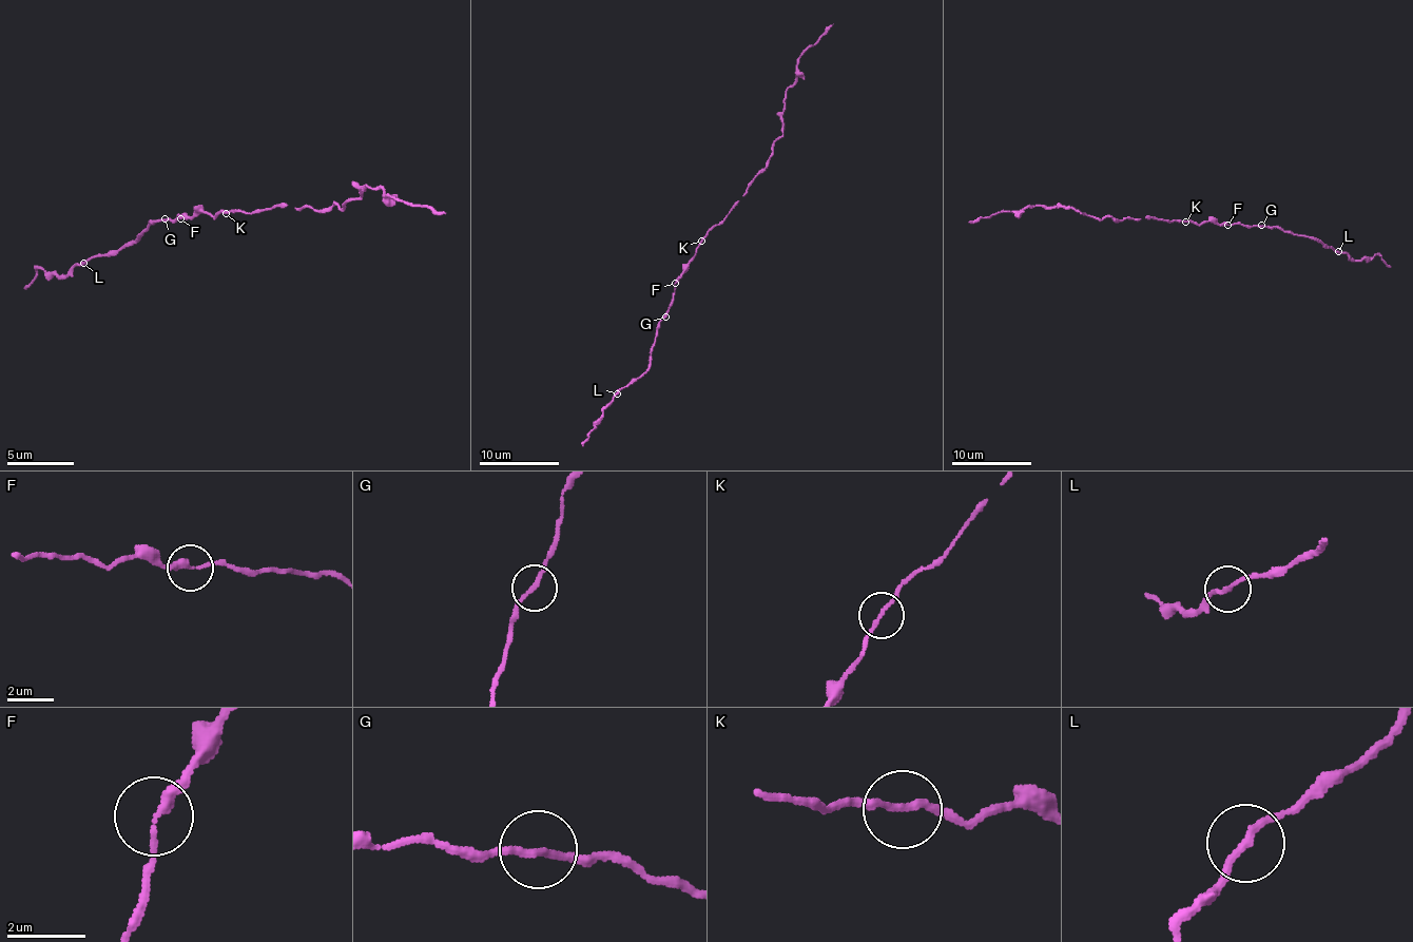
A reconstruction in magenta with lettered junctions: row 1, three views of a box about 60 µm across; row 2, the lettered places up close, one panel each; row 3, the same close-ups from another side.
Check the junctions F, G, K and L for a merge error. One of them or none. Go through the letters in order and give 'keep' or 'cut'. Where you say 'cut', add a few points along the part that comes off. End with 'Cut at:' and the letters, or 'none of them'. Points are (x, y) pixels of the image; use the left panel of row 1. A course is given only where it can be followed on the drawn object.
F: keep
G: keep
K: keep
L: keep
Cut at: none of them

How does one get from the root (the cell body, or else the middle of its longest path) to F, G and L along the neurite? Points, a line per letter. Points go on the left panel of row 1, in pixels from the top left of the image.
F: (228, 212), (218, 215), (194, 212), (181, 218)
G: (228, 212), (218, 215), (194, 212), (181, 218), (181, 215), (177, 218), (165, 218)
L: (228, 212), (157, 218), (120, 249), (90, 255), (83, 263)

